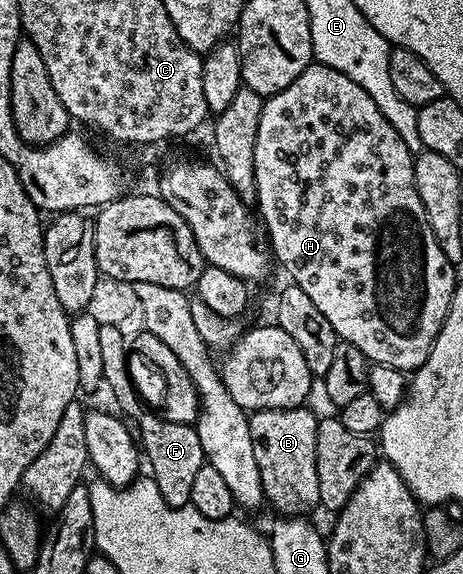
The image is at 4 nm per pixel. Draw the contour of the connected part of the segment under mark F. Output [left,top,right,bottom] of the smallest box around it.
[138,411,206,508]

